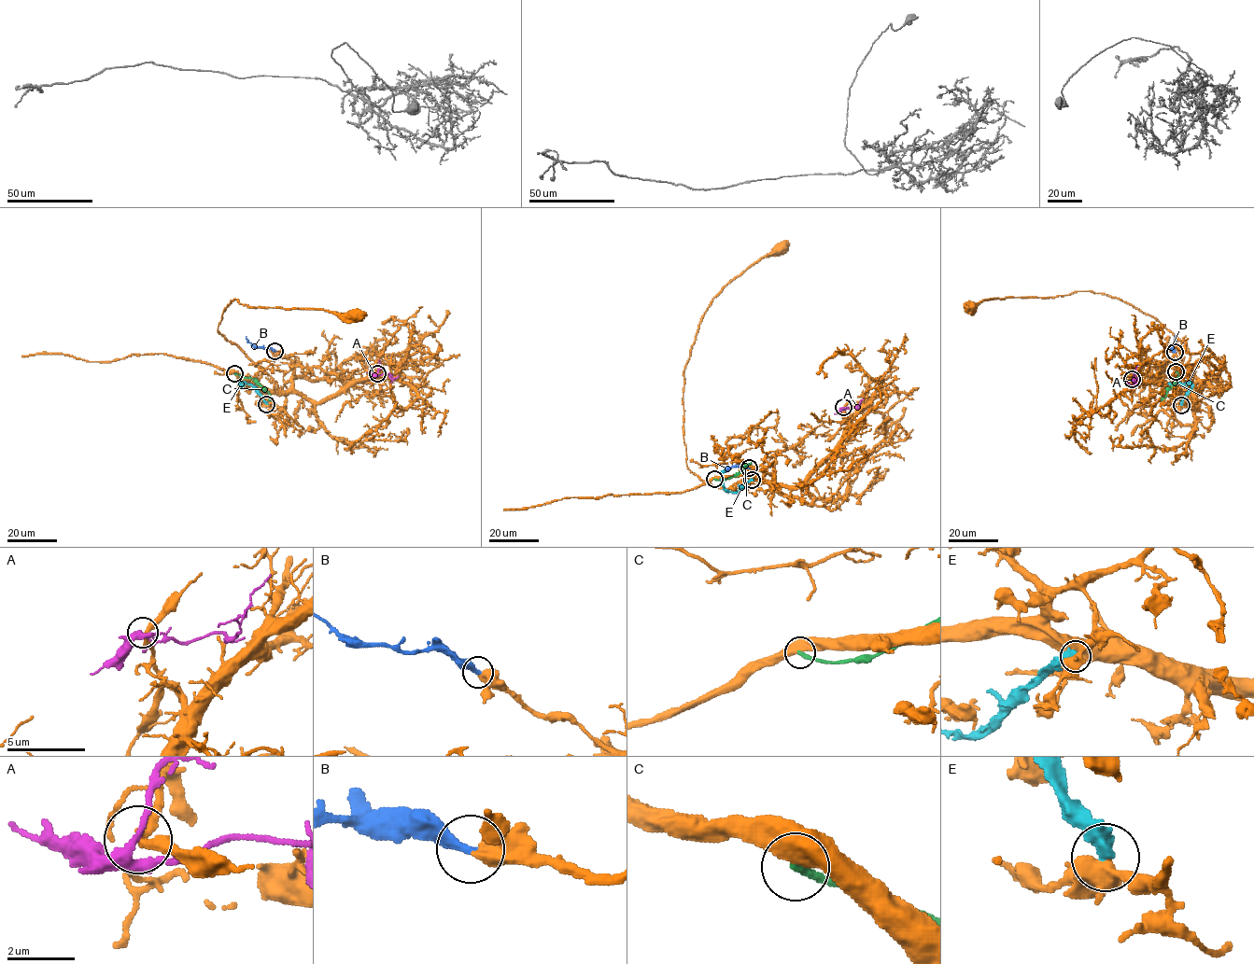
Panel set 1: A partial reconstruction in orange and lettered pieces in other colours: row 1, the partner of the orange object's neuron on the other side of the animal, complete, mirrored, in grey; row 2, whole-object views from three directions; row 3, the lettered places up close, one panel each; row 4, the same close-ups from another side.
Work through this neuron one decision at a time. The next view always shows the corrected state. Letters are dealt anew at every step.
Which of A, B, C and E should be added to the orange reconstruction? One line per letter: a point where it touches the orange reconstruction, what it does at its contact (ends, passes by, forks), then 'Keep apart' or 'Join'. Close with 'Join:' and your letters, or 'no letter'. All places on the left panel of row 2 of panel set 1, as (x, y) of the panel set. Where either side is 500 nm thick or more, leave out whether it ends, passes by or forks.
A: Touches orange at (377, 373). It forks there. Keep apart
B: Touches orange at (274, 351). Join
C: Touches orange at (234, 373). Keep apart
E: Touches orange at (266, 404). It ends there. Keep apart
Join: B

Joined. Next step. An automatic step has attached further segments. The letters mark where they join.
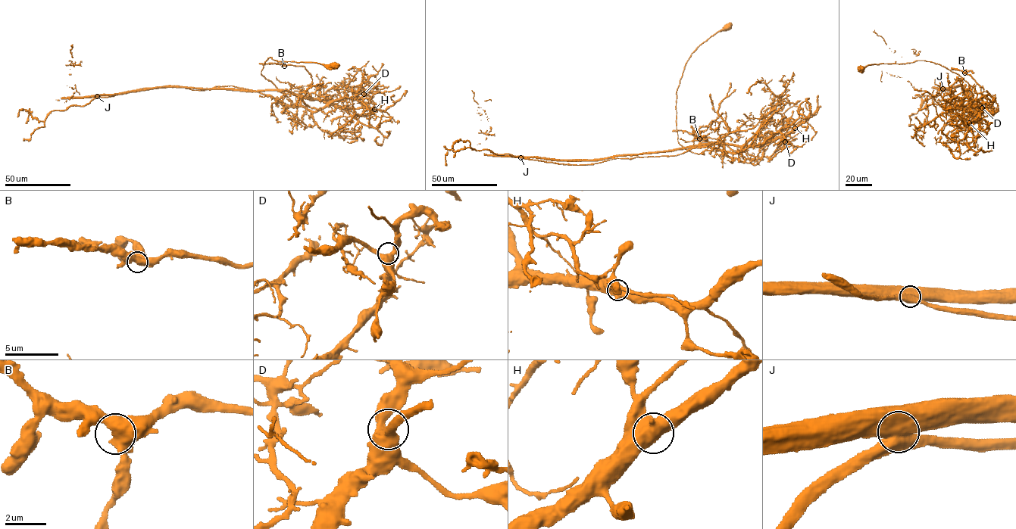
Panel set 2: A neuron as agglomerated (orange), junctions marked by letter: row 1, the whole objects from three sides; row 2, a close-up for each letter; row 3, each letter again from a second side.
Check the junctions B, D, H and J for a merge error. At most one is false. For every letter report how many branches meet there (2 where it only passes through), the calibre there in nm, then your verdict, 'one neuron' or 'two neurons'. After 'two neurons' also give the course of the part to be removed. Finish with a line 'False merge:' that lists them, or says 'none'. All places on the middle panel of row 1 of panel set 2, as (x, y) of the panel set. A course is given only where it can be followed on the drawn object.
B: branches 3; calibre 550 nm; one neuron
D: branches 3; calibre 480 nm; one neuron
H: branches 3; calibre 500 nm; one neuron
J: branches 3; calibre 700 nm; two neurons; course (520, 157), (600, 160), (712, 144), (758, 145), (784, 136), (811, 116), (817, 107), (817, 95)
False merge: J

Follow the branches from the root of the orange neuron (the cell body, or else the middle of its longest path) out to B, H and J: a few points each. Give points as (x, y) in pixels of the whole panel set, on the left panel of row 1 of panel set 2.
B: (333, 66), (268, 57), (261, 73), (292, 106), (317, 98), (323, 88), (312, 85), (304, 66), (284, 66)
H: (333, 66), (270, 57), (261, 73), (292, 106), (315, 111), (330, 101), (345, 109), (374, 109)
J: (333, 66), (264, 63), (261, 73), (292, 106), (315, 111), (330, 101), (282, 91), (97, 96)

